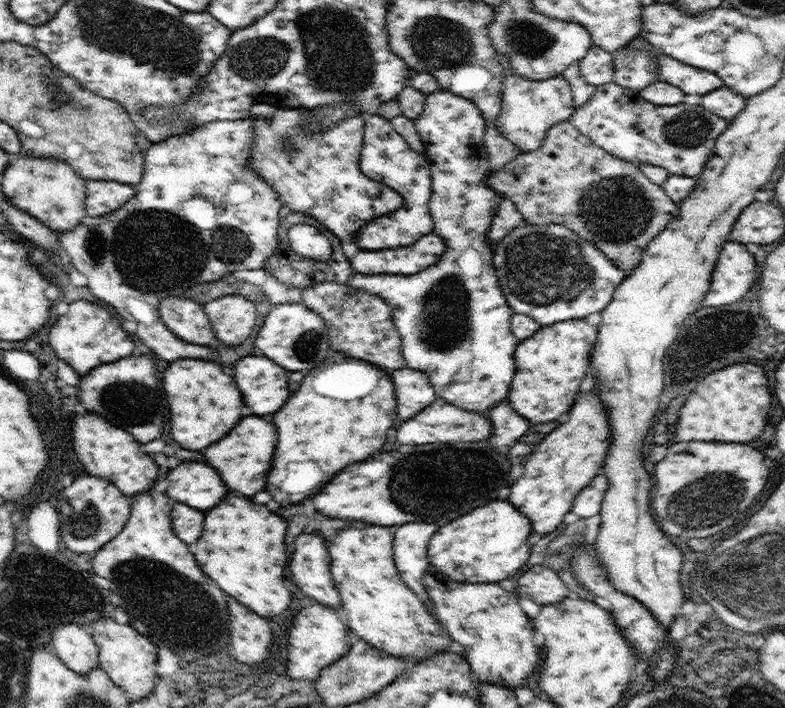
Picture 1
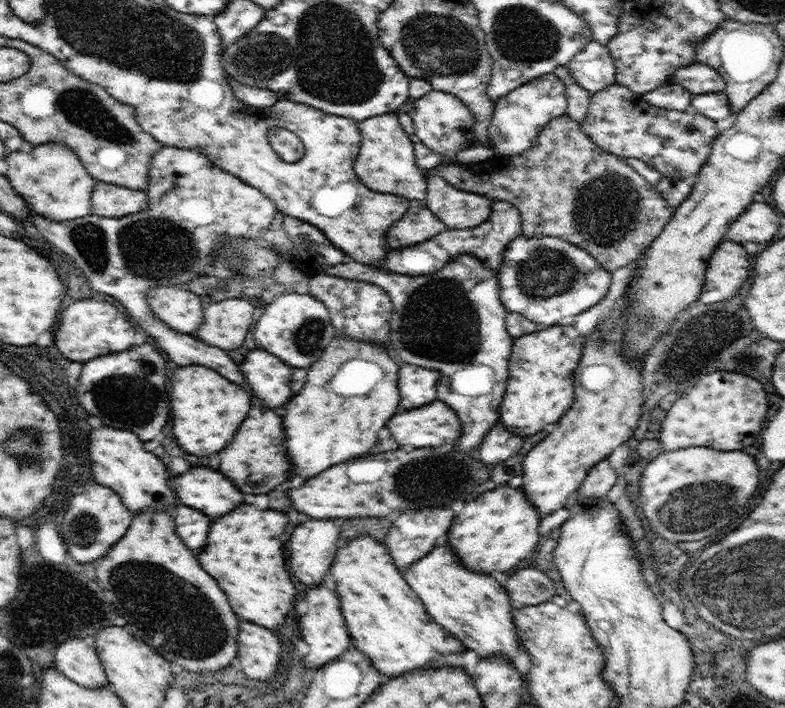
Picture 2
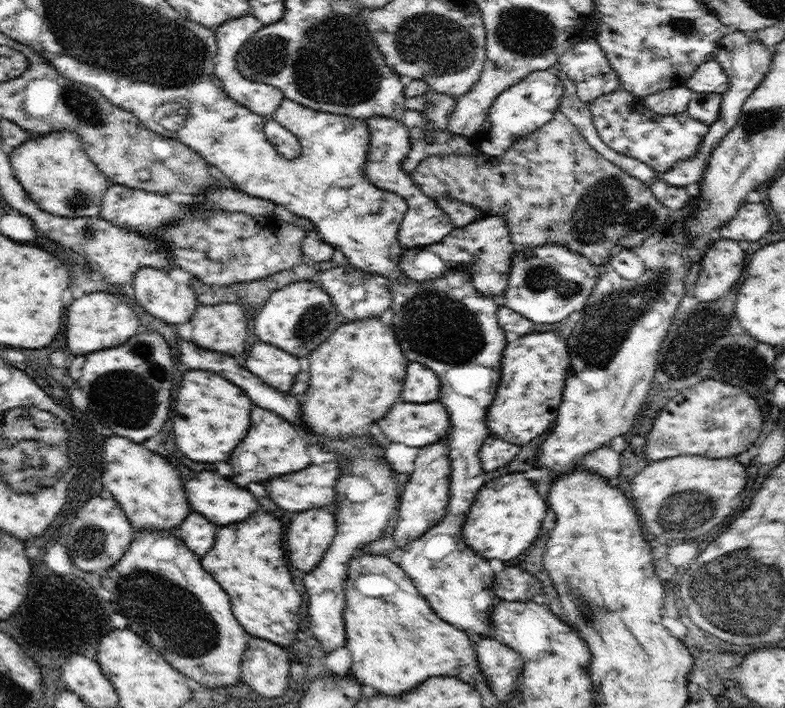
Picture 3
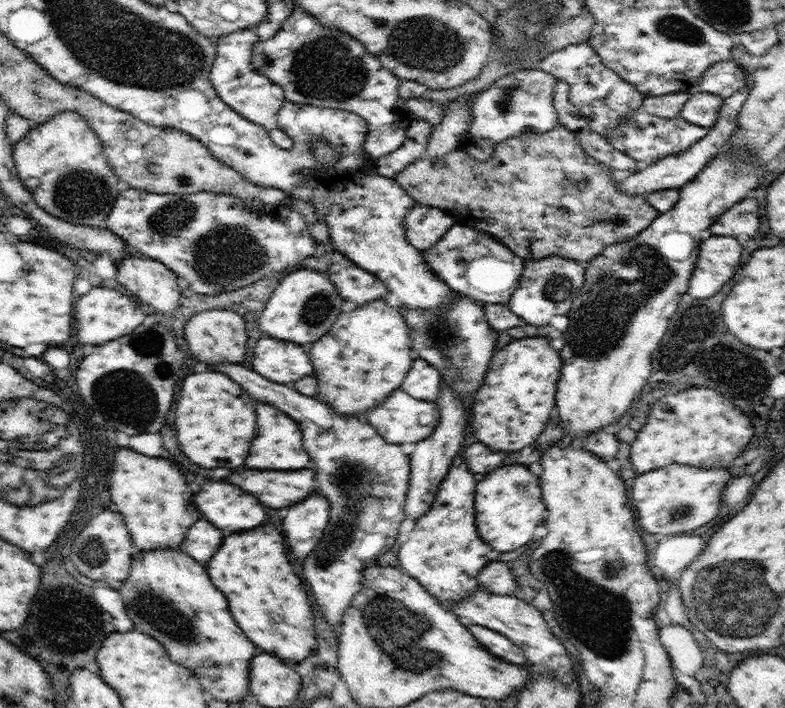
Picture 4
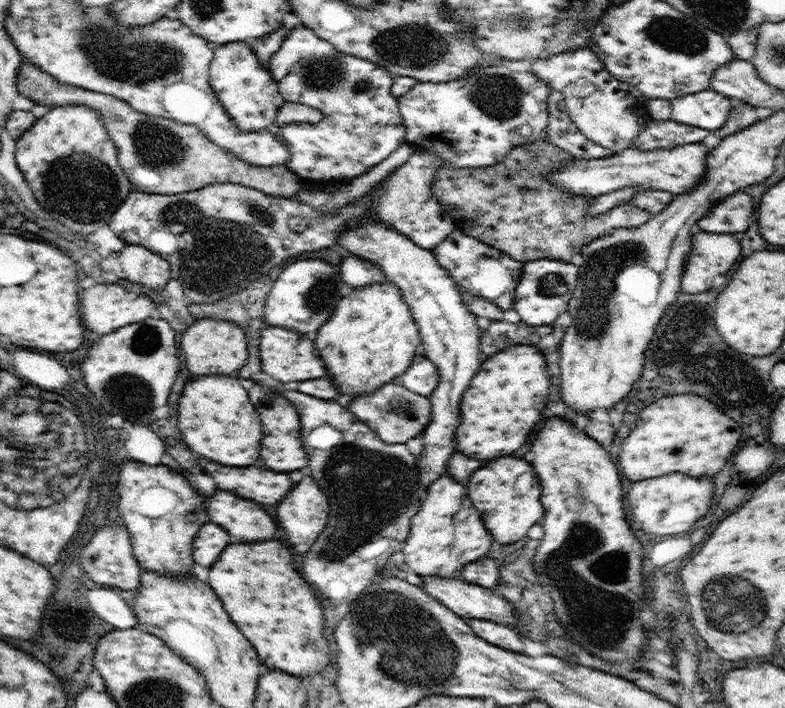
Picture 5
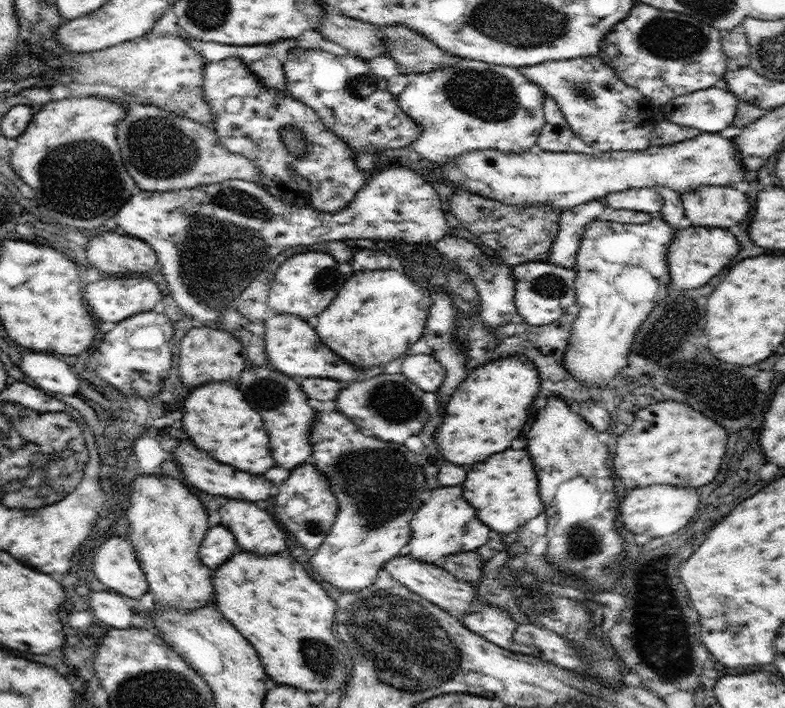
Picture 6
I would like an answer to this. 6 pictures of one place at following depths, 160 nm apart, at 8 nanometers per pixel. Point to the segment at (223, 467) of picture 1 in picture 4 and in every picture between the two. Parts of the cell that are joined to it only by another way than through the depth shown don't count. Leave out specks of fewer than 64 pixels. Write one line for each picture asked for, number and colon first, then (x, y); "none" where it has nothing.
2: (256, 462)
3: (272, 447)
4: (278, 444)

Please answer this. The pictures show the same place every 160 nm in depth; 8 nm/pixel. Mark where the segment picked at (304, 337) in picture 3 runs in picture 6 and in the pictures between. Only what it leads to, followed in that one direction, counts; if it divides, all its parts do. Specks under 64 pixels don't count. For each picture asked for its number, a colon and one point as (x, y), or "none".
4: (302, 308)
5: (305, 294)
6: (305, 284)

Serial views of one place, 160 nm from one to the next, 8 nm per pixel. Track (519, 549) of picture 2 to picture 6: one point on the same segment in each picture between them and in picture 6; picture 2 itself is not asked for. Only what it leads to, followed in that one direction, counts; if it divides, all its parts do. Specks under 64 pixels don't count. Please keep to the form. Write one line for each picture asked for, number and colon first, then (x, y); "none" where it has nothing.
3: (507, 516)
4: (506, 520)
5: (508, 514)
6: (504, 489)

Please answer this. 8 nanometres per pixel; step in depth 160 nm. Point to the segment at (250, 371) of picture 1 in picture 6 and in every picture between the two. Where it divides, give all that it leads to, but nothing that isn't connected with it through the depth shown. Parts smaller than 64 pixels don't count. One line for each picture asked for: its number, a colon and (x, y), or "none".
2: (269, 377)
3: (275, 366)
4: (282, 361)
5: (287, 355)
6: (292, 346)

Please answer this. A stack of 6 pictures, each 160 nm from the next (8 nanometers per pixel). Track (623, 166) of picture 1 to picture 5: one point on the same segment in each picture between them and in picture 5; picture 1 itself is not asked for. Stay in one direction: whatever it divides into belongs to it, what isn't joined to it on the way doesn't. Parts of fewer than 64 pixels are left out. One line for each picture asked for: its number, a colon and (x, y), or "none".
2: (566, 186)
3: (552, 187)
4: (541, 194)
5: (511, 206)

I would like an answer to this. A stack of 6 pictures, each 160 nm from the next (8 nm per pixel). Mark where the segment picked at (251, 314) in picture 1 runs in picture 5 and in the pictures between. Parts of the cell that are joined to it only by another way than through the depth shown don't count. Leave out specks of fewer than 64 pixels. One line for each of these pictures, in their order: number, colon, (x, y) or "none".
2: (226, 323)
3: (222, 327)
4: (216, 335)
5: (212, 346)

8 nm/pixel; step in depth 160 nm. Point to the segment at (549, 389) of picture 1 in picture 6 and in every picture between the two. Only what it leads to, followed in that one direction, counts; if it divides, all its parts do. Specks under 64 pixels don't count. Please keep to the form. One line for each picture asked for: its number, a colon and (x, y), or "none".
2: (542, 365)
3: (535, 368)
4: (513, 407)
5: (503, 405)
6: (483, 417)

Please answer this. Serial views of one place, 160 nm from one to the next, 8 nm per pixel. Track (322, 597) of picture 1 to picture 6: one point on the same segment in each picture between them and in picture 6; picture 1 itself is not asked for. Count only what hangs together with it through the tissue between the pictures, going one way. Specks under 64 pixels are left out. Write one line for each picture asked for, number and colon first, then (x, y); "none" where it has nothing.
2: (312, 546)
3: (311, 533)
4: (306, 522)
5: (303, 514)
6: (306, 505)

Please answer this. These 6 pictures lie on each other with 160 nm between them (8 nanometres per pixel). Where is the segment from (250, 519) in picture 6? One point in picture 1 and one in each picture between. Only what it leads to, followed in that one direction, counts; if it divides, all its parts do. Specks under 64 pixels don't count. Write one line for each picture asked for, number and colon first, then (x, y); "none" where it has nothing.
1: (195, 484)
2: (207, 490)
3: (221, 501)
4: (225, 505)
5: (244, 520)

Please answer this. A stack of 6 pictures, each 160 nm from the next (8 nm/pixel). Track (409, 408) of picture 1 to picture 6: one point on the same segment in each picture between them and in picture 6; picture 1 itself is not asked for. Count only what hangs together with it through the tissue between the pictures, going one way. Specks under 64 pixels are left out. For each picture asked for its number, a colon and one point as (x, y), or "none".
2: (417, 386)
3: (421, 384)
4: (423, 382)
5: (422, 376)
6: (424, 370)

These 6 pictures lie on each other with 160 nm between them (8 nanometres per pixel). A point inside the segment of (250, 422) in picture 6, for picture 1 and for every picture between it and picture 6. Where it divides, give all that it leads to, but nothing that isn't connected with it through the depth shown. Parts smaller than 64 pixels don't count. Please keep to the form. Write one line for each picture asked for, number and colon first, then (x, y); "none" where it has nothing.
1: (205, 404)
2: (207, 409)
3: (212, 415)
4: (215, 419)
5: (217, 420)

